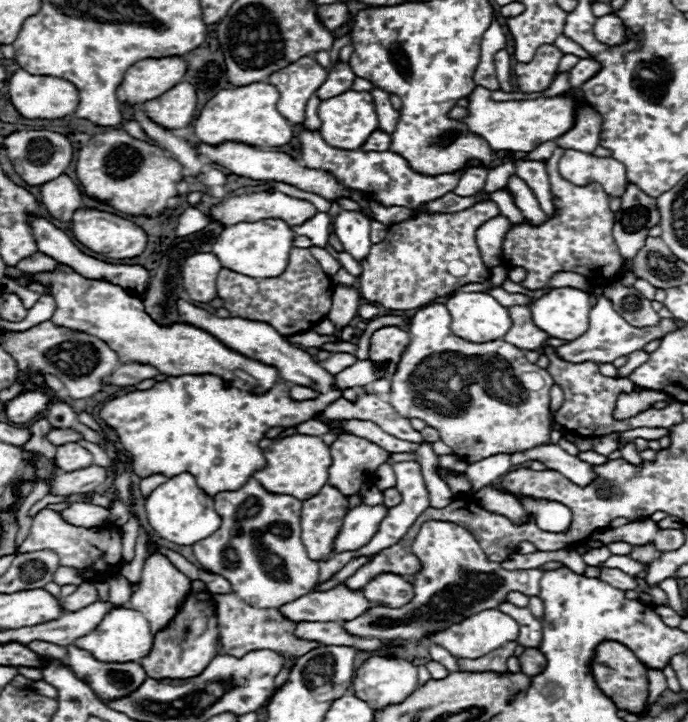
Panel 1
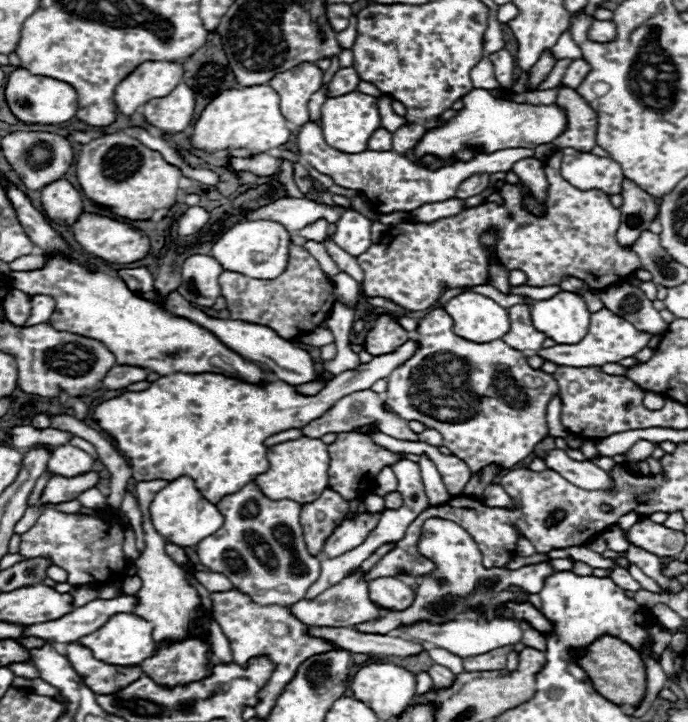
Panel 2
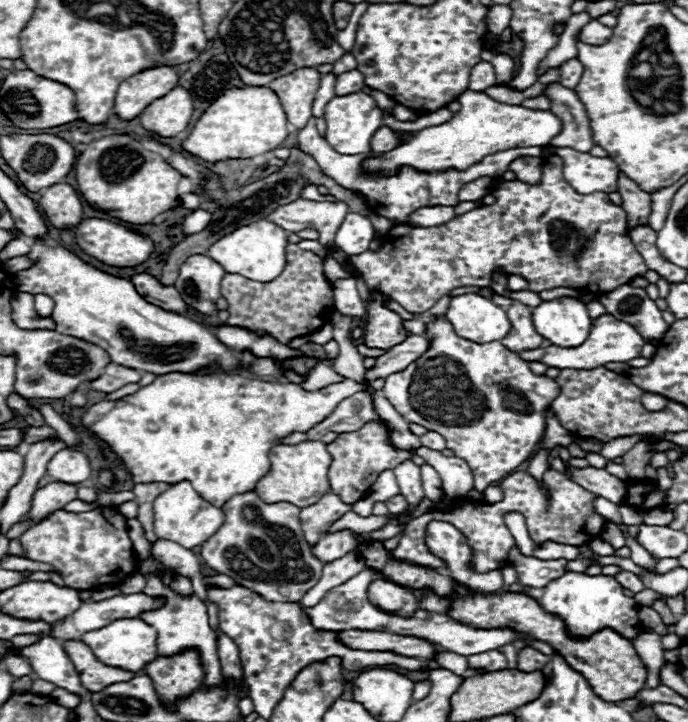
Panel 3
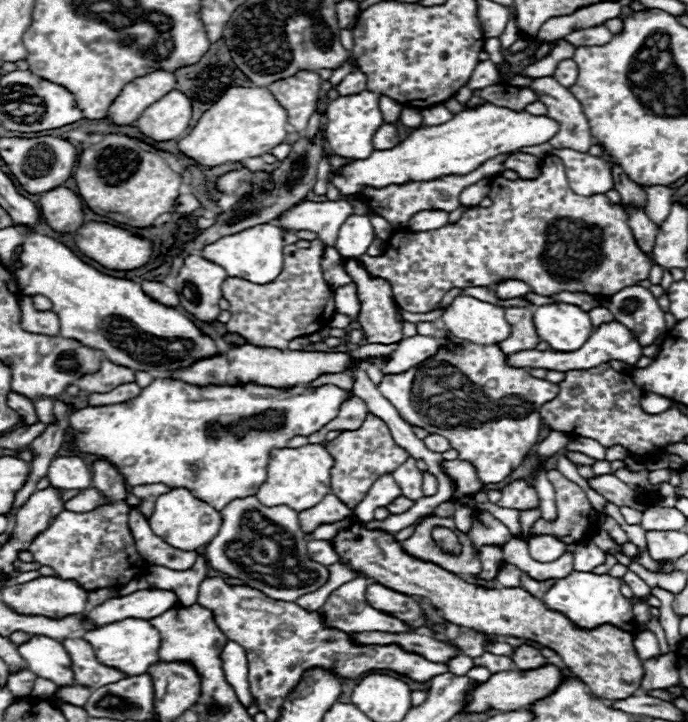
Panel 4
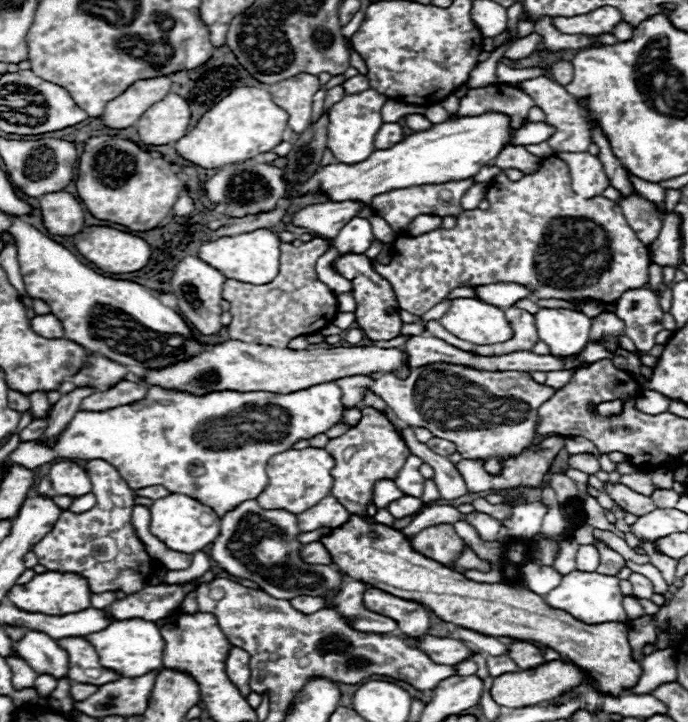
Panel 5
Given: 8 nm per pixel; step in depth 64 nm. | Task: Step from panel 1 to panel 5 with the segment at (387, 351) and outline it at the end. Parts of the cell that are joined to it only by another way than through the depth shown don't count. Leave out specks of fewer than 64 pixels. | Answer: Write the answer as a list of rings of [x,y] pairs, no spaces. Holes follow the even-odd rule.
[[[340,254],[334,262],[332,268],[346,280],[352,282],[352,294],[356,298],[356,322],[364,330],[364,334],[370,340],[390,340],[400,334],[402,320],[400,320],[400,310],[396,304],[394,290],[390,282],[382,276],[372,266],[372,260],[366,254]]]

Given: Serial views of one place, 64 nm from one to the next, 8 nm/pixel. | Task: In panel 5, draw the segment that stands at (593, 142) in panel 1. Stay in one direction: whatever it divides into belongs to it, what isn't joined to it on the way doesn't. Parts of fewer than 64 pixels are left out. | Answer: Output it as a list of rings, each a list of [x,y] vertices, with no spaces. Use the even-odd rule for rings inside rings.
[[[538,76],[538,78],[530,78],[524,80],[520,84],[516,84],[522,92],[526,92],[532,100],[534,106],[542,108],[542,112],[546,114],[546,122],[554,128],[554,134],[550,136],[550,140],[546,140],[550,144],[550,148],[558,154],[558,152],[586,152],[588,146],[592,144],[592,134],[590,134],[590,124],[584,118],[580,106],[576,104],[576,98],[570,96],[566,92],[566,88],[546,76]]]

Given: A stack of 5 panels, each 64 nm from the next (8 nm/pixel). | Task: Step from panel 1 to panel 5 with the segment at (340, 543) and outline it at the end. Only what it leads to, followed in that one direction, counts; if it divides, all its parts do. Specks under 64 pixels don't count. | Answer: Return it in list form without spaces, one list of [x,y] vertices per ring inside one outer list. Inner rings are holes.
[[[320,542],[304,544],[300,550],[300,556],[302,560],[306,560],[306,564],[330,564],[330,556]]]

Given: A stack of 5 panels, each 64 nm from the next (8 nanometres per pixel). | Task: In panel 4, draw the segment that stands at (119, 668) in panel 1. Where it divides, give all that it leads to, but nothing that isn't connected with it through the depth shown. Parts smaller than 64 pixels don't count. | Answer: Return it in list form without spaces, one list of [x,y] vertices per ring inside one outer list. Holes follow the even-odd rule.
[[[70,638],[70,640],[62,640],[62,646],[70,654],[76,684],[100,688],[122,680],[122,672],[118,672],[116,668],[106,668],[96,660],[94,650],[90,648],[90,644],[86,644],[86,640]]]

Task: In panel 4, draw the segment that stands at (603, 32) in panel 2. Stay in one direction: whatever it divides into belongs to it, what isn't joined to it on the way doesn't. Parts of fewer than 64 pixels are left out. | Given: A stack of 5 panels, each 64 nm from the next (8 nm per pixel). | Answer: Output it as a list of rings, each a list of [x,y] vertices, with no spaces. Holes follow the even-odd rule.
[[[594,26],[588,30],[580,30],[580,32],[572,32],[570,36],[564,36],[562,40],[566,40],[572,46],[602,46],[608,44],[612,40],[612,32],[604,26]]]

